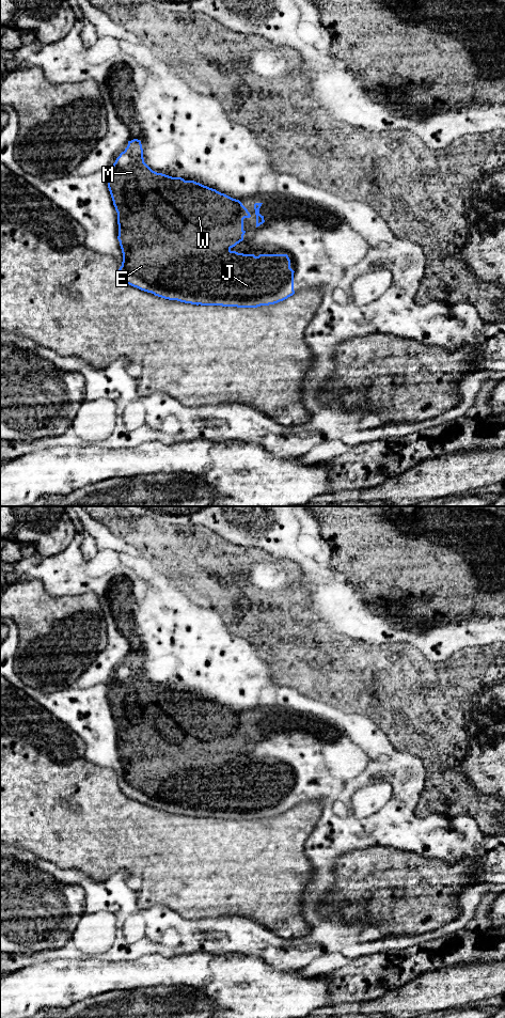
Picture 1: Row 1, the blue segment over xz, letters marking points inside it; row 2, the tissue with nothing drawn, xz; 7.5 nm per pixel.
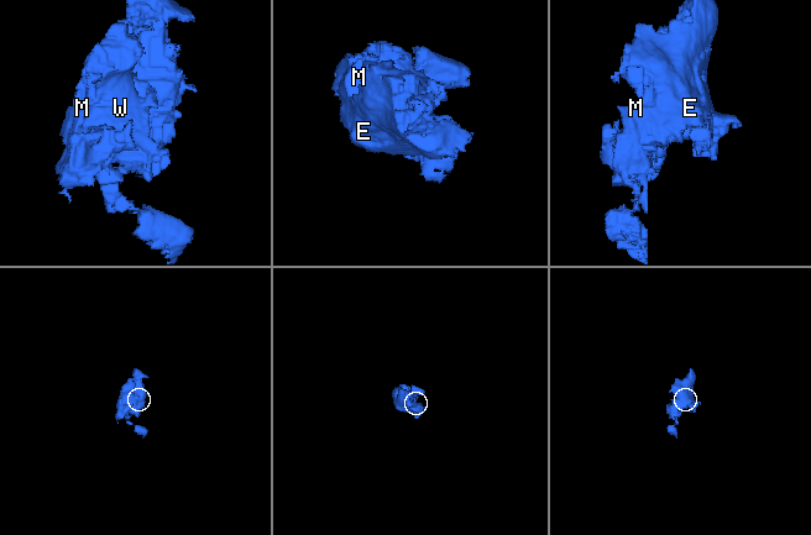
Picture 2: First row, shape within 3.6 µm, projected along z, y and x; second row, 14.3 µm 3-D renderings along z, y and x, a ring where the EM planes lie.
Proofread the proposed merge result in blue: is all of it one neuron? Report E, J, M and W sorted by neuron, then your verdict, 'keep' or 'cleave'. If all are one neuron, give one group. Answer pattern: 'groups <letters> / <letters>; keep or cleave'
groups E J M W; keep

